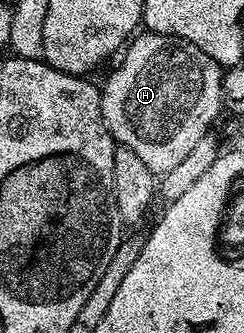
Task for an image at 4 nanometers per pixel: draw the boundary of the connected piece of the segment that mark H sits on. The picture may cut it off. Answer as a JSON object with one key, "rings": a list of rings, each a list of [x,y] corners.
{"rings":[[[147,31],[137,32],[129,40],[119,61],[120,66],[100,89],[100,106],[106,127],[117,146],[134,151],[134,155],[138,155],[138,159],[142,159],[152,173],[169,173],[182,159],[186,159],[198,139],[213,128],[220,109],[222,113],[225,70],[210,55],[206,55],[206,51],[194,47],[194,43],[183,41],[181,37]]]}

